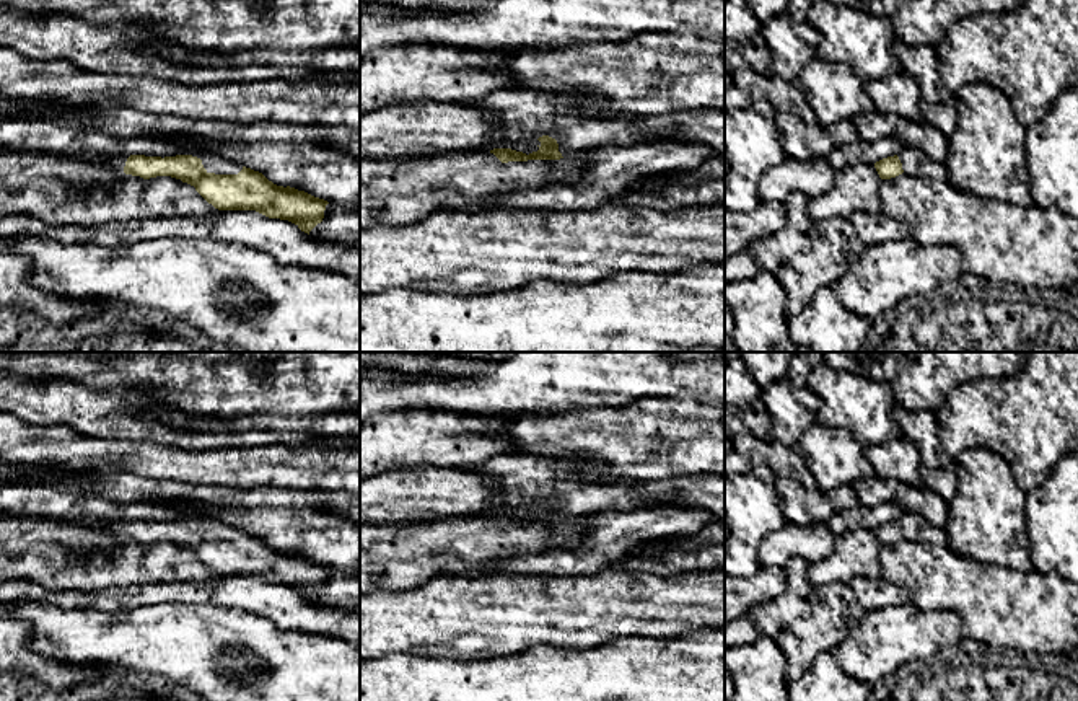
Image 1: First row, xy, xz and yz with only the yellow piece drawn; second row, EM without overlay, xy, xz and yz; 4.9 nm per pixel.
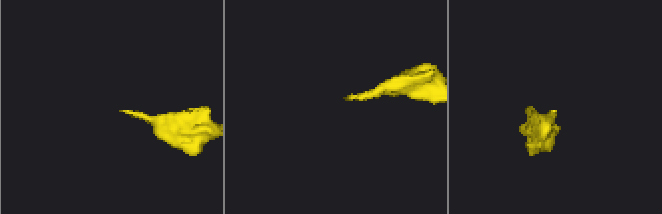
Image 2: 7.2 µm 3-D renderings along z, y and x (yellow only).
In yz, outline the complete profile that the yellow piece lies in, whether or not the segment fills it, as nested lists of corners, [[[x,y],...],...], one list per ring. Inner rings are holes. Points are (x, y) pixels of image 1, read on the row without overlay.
[[[904,512],[899,520],[876,527],[874,533],[881,544],[891,544],[905,538],[918,543],[948,546],[948,533],[943,527],[933,527],[922,515],[912,512]]]

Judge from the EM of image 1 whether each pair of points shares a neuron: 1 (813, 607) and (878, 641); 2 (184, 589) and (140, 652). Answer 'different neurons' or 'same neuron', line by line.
1: different neurons
2: different neurons

